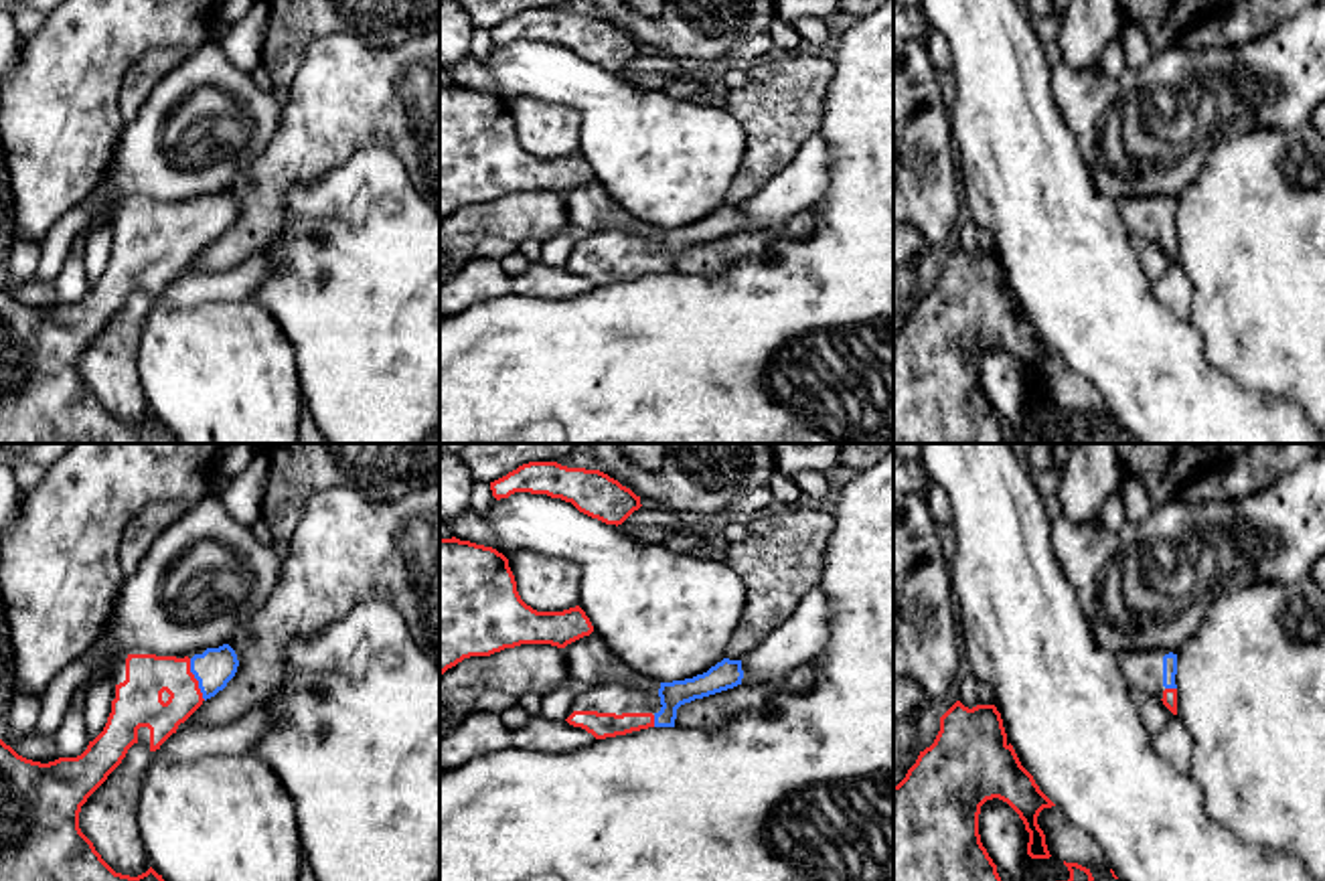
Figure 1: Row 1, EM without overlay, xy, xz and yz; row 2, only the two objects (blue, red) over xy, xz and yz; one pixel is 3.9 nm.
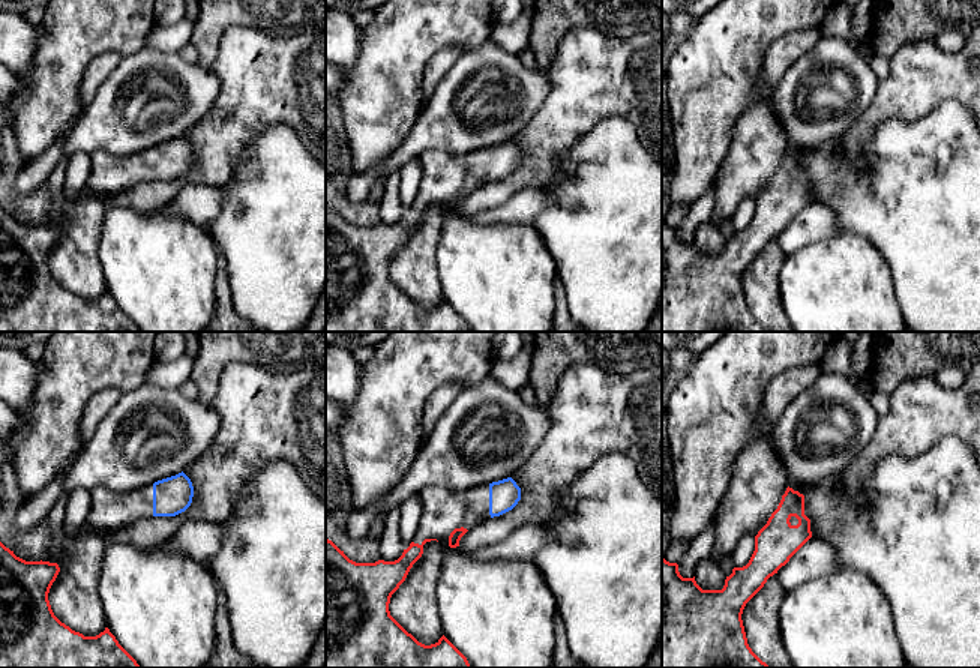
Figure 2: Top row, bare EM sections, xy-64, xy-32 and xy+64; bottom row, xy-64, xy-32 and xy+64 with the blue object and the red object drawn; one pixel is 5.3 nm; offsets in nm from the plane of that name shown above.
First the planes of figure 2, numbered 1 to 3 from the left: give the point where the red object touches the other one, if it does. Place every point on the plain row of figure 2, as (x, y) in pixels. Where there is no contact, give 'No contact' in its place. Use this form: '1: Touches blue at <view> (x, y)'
1: No contact
2: No contact
3: No contact

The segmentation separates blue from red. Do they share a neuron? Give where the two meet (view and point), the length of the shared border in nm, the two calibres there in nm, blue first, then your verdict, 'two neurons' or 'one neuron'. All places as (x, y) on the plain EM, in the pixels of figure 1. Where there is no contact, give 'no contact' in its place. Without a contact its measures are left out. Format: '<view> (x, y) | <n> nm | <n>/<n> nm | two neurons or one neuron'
xy (195, 223) | 180 nm | 160/190 nm | one neuron

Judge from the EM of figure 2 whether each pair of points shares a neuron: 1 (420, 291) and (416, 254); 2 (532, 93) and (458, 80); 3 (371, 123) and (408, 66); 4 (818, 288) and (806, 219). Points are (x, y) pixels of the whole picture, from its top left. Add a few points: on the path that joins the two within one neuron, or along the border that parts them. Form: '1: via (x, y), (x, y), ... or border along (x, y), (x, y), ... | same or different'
1: via (420, 282), (416, 275), (416, 263) | same
2: via (514, 93), (497, 93), (476, 72) | same
3: via (378, 110), (383, 92), (395, 80) | same
4: border along (836, 231), (784, 255) | different

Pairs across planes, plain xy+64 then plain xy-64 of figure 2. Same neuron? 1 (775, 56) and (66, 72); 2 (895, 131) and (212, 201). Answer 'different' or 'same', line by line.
1: different
2: different

